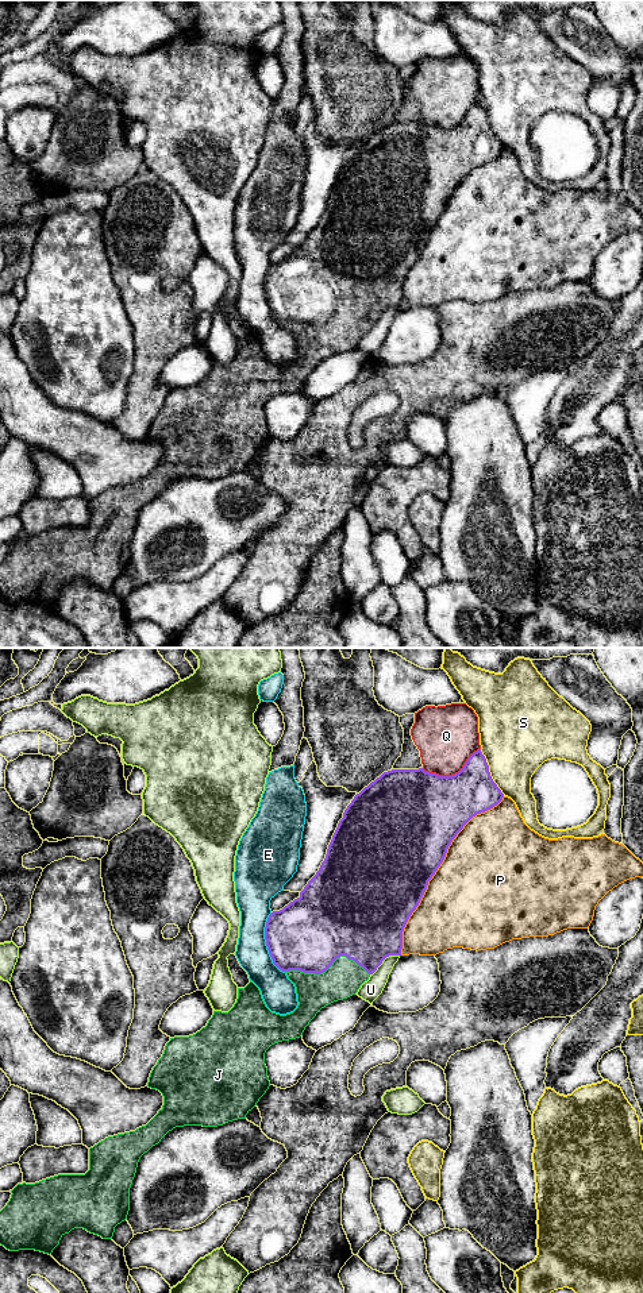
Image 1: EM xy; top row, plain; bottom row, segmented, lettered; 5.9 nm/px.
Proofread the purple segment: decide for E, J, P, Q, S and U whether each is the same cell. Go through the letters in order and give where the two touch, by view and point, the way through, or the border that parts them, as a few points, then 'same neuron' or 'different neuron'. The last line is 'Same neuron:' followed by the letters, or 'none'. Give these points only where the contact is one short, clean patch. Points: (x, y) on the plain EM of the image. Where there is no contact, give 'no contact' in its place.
E: xy (266, 296) | different neuron
J: xy (327, 320) | same neuron
P: xy (436, 222) | different neuron
Q: xy (453, 127) | different neuron
S: xy (489, 124) | different neuron
U: xy (384, 311) | different neuron
Same neuron: J

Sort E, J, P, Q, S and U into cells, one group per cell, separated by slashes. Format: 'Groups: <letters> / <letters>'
Groups: E / J / P / Q / S / U

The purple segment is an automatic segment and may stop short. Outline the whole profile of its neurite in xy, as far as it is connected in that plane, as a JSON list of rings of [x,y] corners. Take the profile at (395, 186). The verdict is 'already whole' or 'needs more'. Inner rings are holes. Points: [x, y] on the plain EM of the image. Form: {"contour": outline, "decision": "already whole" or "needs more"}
{"contour": [[[481,101],[474,104],[463,120],[453,128],[439,128],[436,126],[426,124],[423,120],[419,121],[392,121],[384,124],[380,130],[371,134],[365,139],[359,146],[354,148],[351,155],[343,165],[343,170],[339,173],[338,180],[332,188],[332,192],[328,197],[327,207],[322,215],[316,227],[308,233],[304,242],[300,244],[300,248],[290,254],[280,263],[273,263],[266,274],[265,279],[265,292],[269,306],[273,312],[273,316],[282,324],[286,325],[288,331],[294,336],[297,346],[297,360],[286,367],[280,367],[272,364],[261,347],[259,340],[250,332],[245,340],[238,340],[238,351],[234,359],[228,364],[213,363],[212,370],[208,373],[207,378],[203,379],[193,387],[189,389],[174,389],[166,395],[162,409],[158,412],[157,417],[153,420],[147,439],[157,441],[163,448],[163,458],[158,466],[146,476],[135,483],[118,486],[108,489],[104,493],[99,494],[89,501],[89,522],[85,526],[58,526],[46,532],[42,532],[35,536],[18,536],[11,543],[11,551],[7,557],[0,563],[0,597],[9,603],[19,602],[35,602],[45,606],[51,606],[53,602],[59,597],[61,590],[65,586],[69,586],[74,580],[84,580],[91,586],[99,587],[103,591],[112,591],[115,579],[127,571],[130,563],[130,540],[136,525],[138,514],[140,509],[147,505],[153,498],[158,497],[161,491],[173,480],[184,478],[203,478],[203,479],[217,479],[228,474],[246,471],[246,467],[257,458],[259,451],[266,445],[270,439],[267,429],[267,420],[265,417],[265,405],[266,402],[278,394],[300,390],[309,377],[309,374],[316,368],[316,366],[326,358],[347,351],[358,344],[361,337],[369,332],[369,329],[377,323],[382,313],[389,308],[401,308],[403,301],[403,283],[404,279],[412,267],[412,265],[419,258],[428,233],[432,231],[440,216],[443,215],[447,201],[451,197],[457,186],[463,181],[463,178],[477,166],[485,165],[494,158],[497,158],[504,150],[504,146],[493,134],[489,117]]], "decision": "needs more"}

